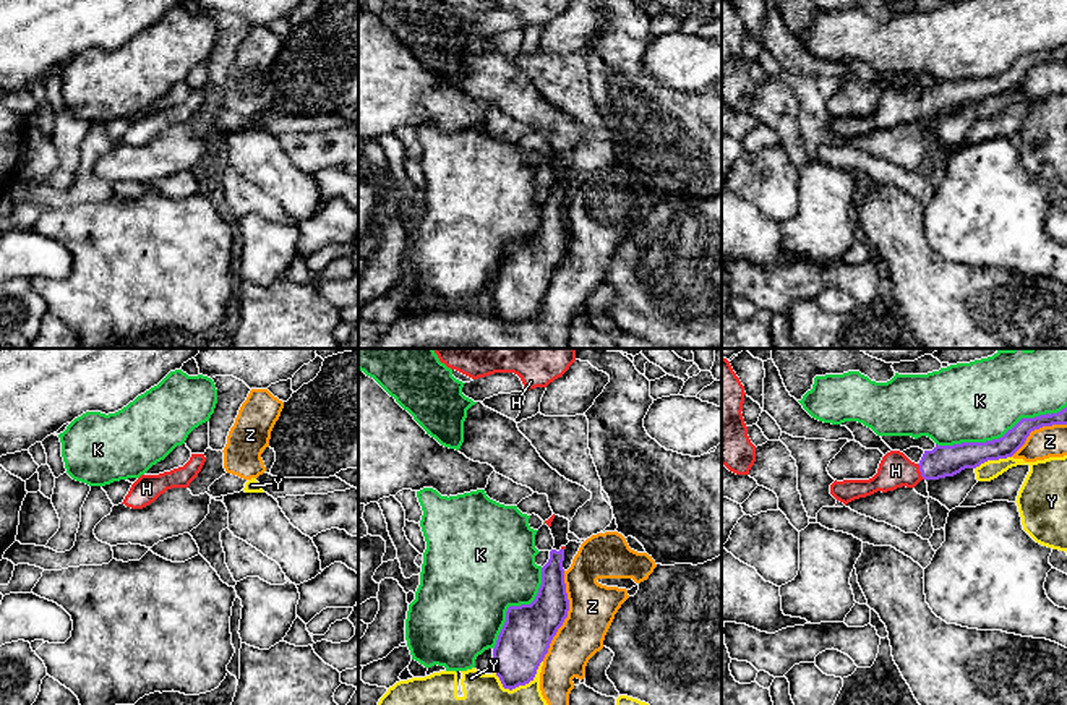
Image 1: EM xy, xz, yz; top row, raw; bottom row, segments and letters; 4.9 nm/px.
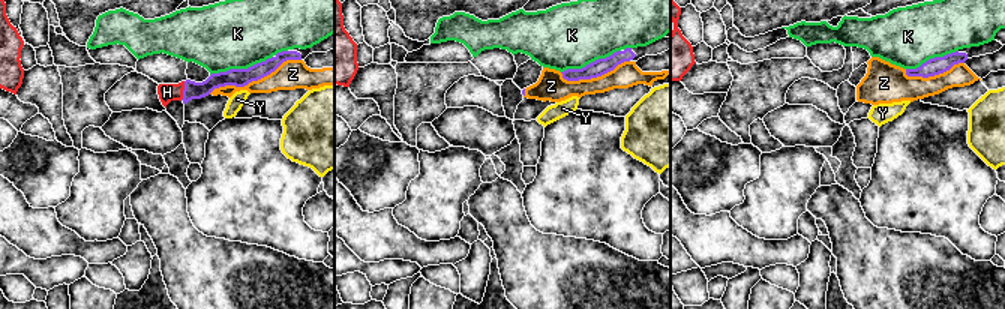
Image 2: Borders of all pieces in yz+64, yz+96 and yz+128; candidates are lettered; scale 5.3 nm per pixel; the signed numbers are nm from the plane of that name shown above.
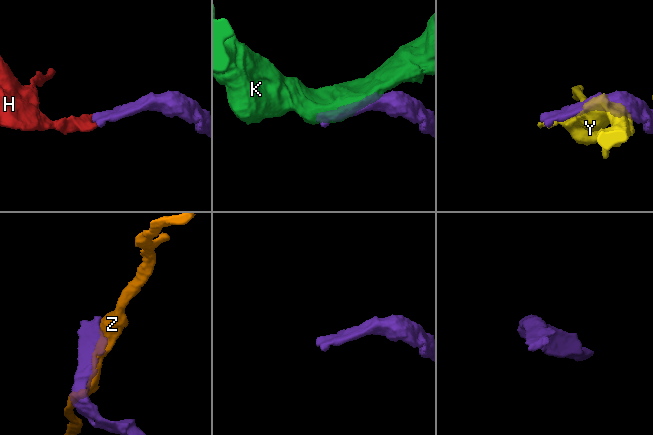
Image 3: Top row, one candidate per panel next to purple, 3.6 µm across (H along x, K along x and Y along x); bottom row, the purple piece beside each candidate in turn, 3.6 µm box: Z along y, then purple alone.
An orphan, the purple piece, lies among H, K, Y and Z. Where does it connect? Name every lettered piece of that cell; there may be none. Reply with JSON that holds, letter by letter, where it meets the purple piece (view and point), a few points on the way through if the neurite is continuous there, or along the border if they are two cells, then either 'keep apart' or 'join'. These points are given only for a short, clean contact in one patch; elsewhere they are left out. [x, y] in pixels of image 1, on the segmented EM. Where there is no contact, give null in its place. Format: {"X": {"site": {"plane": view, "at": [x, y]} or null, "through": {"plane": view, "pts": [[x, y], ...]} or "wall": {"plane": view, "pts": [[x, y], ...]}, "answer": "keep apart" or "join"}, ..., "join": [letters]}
{"H": {"site": {"plane": "yz", "at": [920, 470]}, "answer": "join"}, "K": {"site": {"plane": "yz", "at": [1002, 436]}, "answer": "keep apart"}, "Y": {"site": {"plane": "xz", "at": [521, 684]}, "answer": "keep apart"}, "Z": {"site": {"plane": "xz", "at": [566, 616]}, "answer": "keep apart"}, "join": ["H"]}

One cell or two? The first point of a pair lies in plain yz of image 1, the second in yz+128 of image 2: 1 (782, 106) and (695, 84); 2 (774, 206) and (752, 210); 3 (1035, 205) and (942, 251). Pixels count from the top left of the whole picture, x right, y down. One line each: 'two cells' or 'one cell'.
1: one cell
2: two cells
3: two cells

